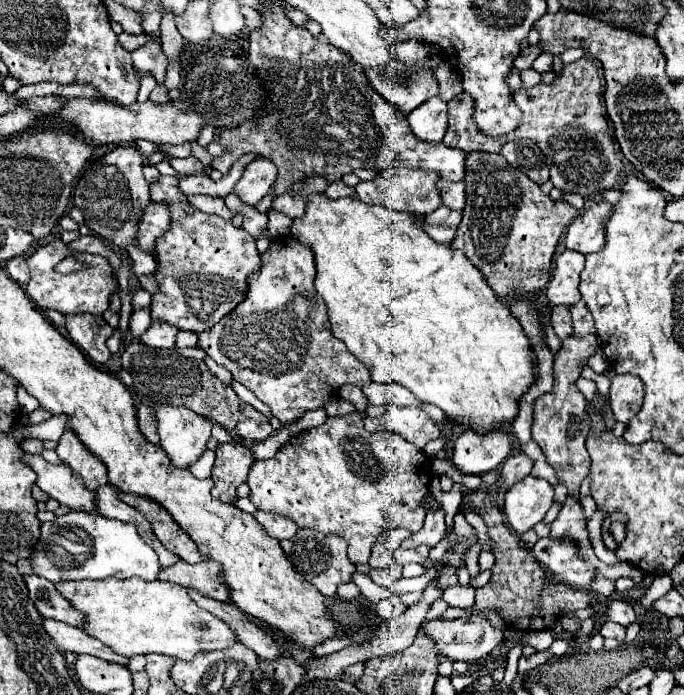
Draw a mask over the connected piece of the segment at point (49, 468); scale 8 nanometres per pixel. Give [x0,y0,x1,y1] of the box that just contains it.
[24,455,96,513]

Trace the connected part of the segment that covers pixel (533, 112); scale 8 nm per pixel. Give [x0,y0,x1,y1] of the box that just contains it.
[512,57,624,201]

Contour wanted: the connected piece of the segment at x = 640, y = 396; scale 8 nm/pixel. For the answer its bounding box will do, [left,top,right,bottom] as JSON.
[610,375,644,425]

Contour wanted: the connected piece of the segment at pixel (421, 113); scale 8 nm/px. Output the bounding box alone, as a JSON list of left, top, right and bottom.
[408,97,448,143]

